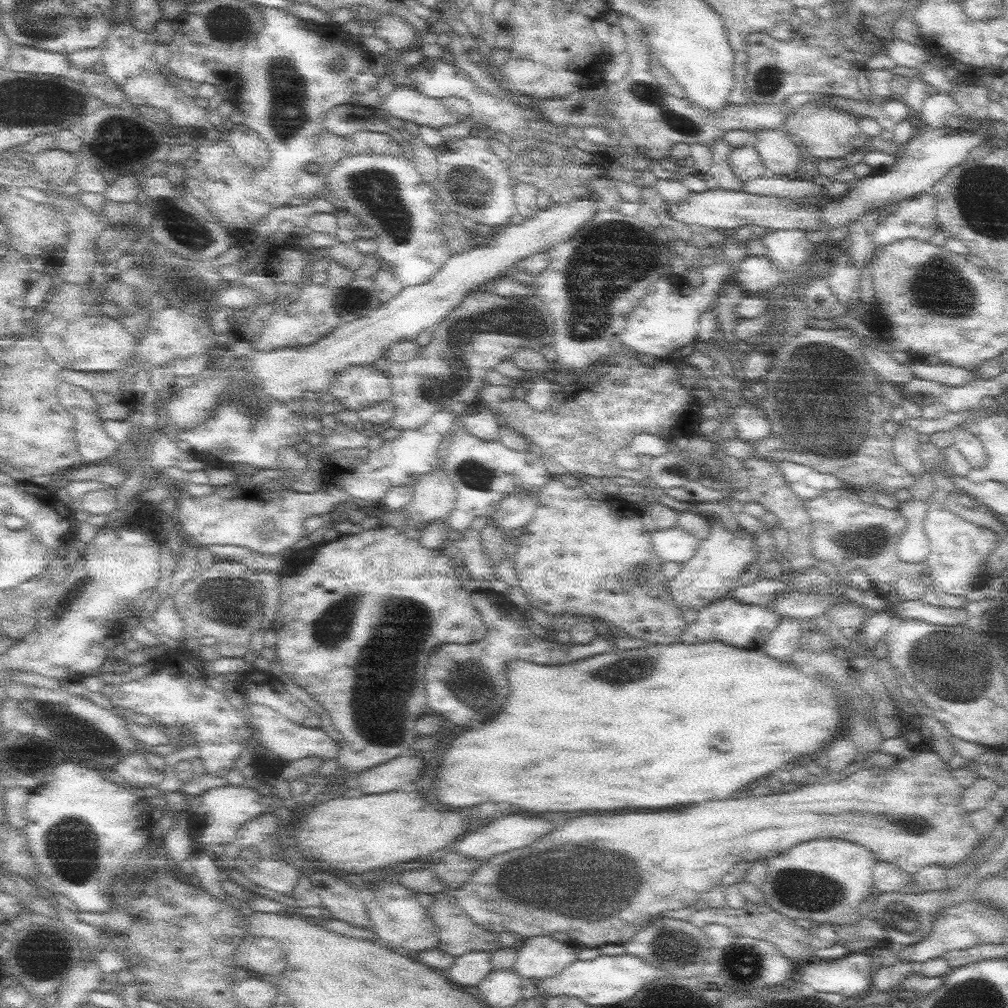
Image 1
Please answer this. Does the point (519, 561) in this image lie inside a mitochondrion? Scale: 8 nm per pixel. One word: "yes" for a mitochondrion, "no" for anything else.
no

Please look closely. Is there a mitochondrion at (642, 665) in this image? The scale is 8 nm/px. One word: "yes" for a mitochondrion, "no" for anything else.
yes

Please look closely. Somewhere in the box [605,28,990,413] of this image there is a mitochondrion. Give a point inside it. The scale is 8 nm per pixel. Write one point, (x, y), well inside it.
(938, 290)

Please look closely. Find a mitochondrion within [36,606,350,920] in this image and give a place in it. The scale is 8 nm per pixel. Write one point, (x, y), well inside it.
(75, 856)

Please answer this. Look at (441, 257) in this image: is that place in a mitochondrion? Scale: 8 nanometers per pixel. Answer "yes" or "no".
no

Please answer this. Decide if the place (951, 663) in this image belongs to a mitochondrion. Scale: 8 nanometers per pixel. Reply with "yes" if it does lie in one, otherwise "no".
yes

